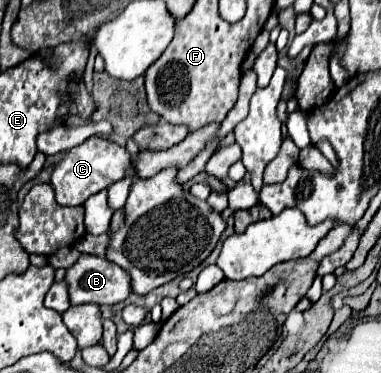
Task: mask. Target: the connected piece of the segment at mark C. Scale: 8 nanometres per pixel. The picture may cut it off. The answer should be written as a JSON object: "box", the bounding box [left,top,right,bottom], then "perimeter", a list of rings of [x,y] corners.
{"box":[52,136,130,206],"perimeter":[[[92,136],[86,142],[74,146],[66,152],[66,156],[56,164],[52,172],[52,188],[56,192],[56,200],[62,202],[62,206],[78,206],[84,204],[88,196],[100,192],[102,188],[108,188],[112,182],[124,178],[124,168],[130,162],[130,154],[120,144],[102,138]]]}

